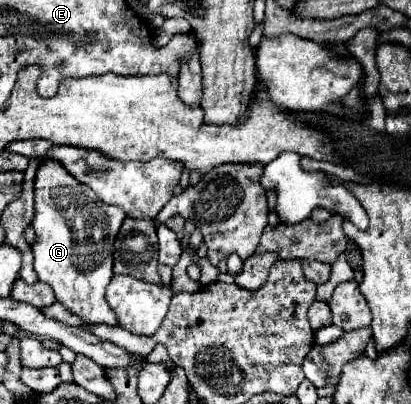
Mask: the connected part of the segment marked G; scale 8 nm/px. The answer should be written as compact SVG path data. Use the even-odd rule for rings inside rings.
M46 161L36 173L36 215L32 227L36 239L32 245L34 271L40 281L48 283L66 309L88 323L118 325L116 315L106 303L106 287L114 275L112 271L112 241L126 217L124 209L102 203L92 189L80 185L66 169L60 169L56 161Z

